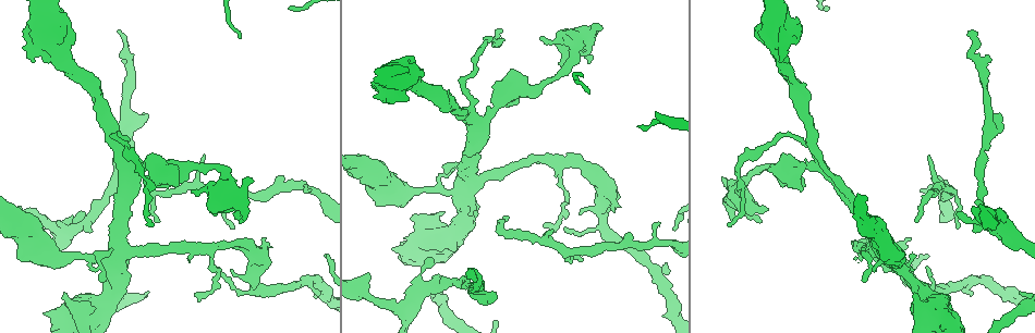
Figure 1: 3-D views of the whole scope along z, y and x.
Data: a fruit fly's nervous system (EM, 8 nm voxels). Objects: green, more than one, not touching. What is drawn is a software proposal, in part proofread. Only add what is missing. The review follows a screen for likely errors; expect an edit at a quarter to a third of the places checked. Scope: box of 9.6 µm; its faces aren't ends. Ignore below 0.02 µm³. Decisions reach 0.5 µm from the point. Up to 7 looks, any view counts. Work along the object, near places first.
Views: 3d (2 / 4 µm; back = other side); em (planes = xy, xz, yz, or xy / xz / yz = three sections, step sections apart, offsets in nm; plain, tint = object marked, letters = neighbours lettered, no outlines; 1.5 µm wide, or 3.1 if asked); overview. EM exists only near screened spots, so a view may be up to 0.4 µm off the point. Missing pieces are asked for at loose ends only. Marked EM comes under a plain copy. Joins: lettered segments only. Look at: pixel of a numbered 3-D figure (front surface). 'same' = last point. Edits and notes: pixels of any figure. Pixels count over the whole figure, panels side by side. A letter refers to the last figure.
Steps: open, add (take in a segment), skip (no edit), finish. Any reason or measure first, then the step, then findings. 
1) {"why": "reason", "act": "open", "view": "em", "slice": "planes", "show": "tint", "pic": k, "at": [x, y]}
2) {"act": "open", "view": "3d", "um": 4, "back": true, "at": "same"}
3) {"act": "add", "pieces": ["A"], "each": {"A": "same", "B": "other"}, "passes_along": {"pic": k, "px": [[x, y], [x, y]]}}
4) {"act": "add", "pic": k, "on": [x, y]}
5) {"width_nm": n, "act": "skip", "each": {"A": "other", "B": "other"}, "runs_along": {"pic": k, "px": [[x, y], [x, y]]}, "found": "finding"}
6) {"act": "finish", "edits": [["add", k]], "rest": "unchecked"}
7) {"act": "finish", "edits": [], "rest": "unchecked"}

{"why": "branch stops here", "act": "open", "view": "em", "slice": "planes", "show": "tint", "pic": 1, "at": [911, 239]}

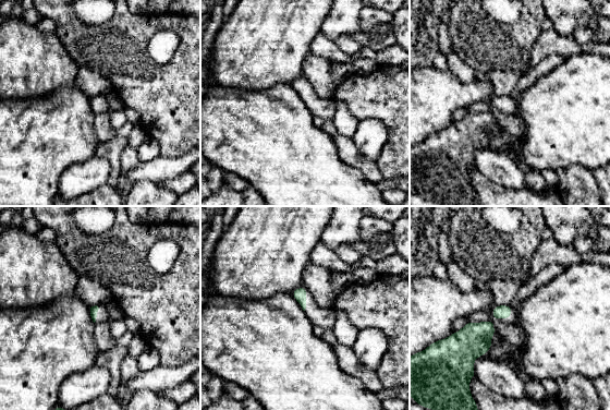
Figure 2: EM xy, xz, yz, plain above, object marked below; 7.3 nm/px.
{"why": "see the neighbours", "act": "open", "view": "em", "slice": "planes", "show": "letters", "at": "same"}

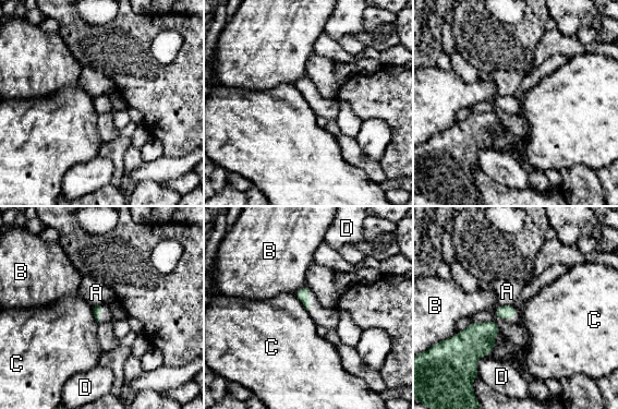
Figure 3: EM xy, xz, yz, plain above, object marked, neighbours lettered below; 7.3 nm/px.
{"act": "skip", "each": {"A": "other", "B": "other", "C": "other", "D": "other"}, "border": {"pic": 3, "px": [[499, 332], [489, 352]]}, "found": "no lettered segment goes on from it"}

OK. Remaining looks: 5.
{"why": "thin end", "act": "open", "view": "3d", "um": 2, "pic": 1, "at": [922, 191]}

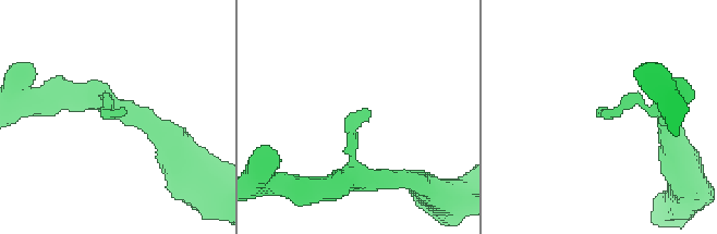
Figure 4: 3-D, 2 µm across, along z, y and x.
{"act": "open", "view": "em", "slice": "planes", "show": "tint", "pic": 4, "at": [602, 111]}

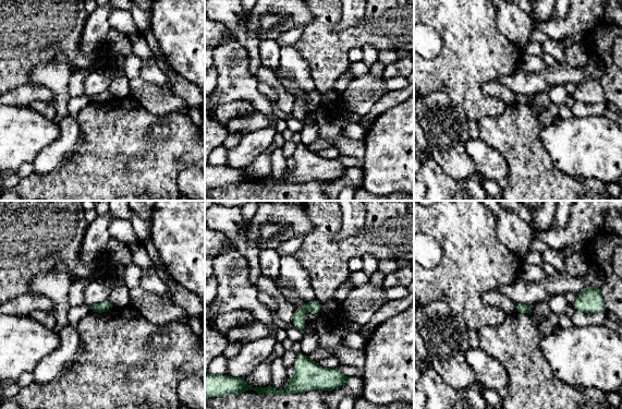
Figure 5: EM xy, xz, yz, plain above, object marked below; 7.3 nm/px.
{"why": "what lies round it", "act": "open", "view": "em", "slice": "planes", "show": "letters", "at": "same"}

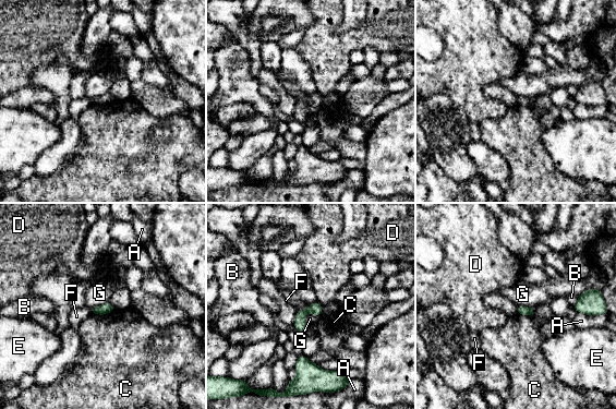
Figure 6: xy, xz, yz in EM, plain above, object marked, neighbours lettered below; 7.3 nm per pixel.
{"act": "skip", "each": {"A": "other", "B": "other", "C": "other", "D": "other", "E": "other", "F": "other", "G": "other"}, "border": {"pic": 6, "px": [[318, 316], [308, 313], [306, 326]]}, "found": "none of them fits"}

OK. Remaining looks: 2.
{"why": "an open end", "act": "open", "view": "em", "slice": "yz", "step": 4, "show": "tint", "pic": 1, "at": [995, 115]}

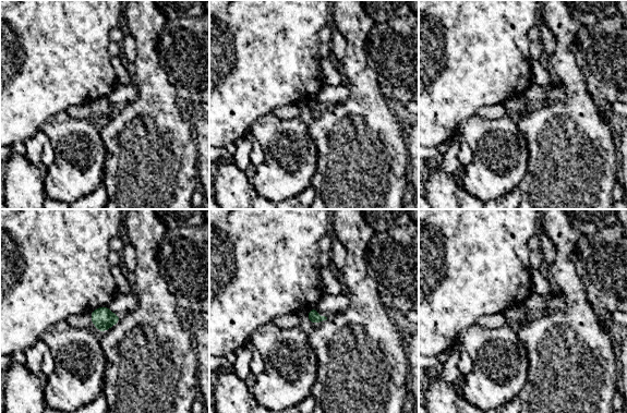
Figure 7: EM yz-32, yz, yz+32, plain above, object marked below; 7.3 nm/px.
{"act": "open", "view": "em", "slice": "planes", "show": "letters", "at": "same"}

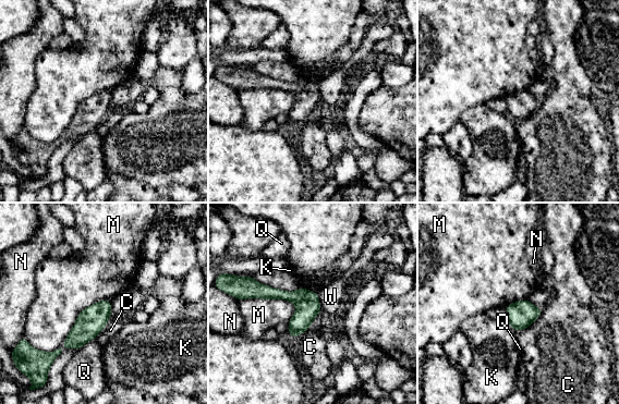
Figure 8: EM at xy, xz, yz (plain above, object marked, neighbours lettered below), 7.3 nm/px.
{"longest_contact_nm": ["M", 650], "act": "skip", "each": {"C": "other", "K": "other", "M": "other", "N": "other", "Q": "other", "W": "other"}, "border": {"pic": 8, "px": [[110, 300], [37, 350]]}, "found": "none of them fits"}

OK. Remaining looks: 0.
{"act": "finish", "edits": [], "rest": "unchecked"}

